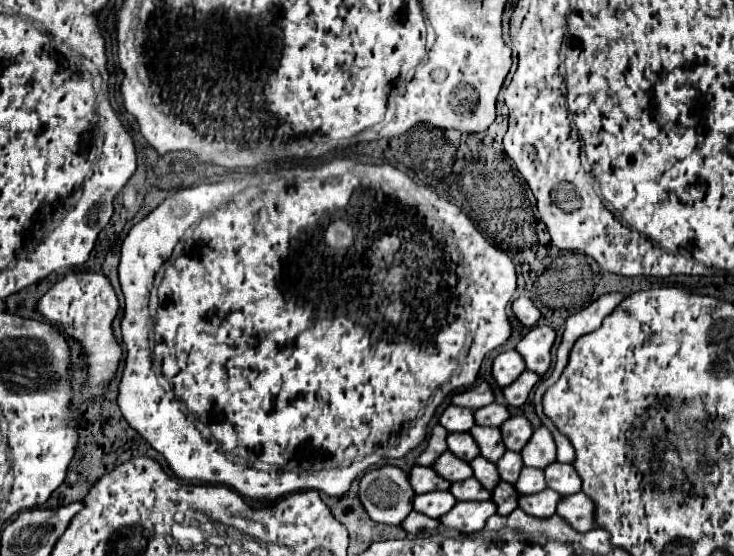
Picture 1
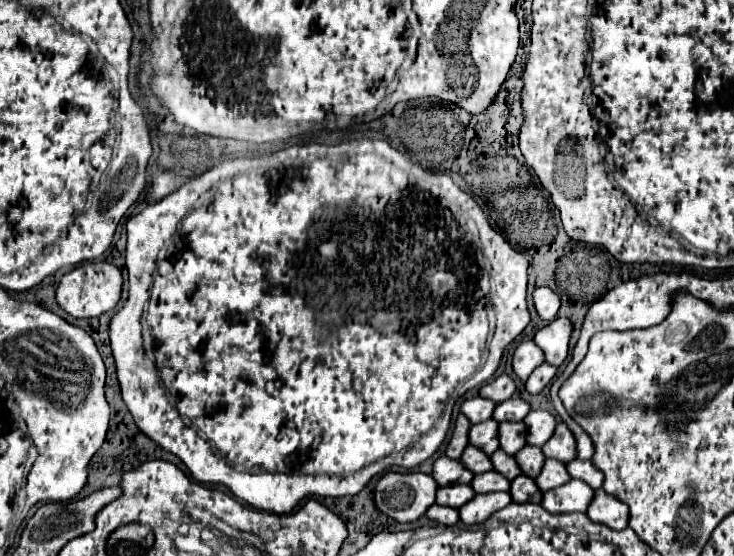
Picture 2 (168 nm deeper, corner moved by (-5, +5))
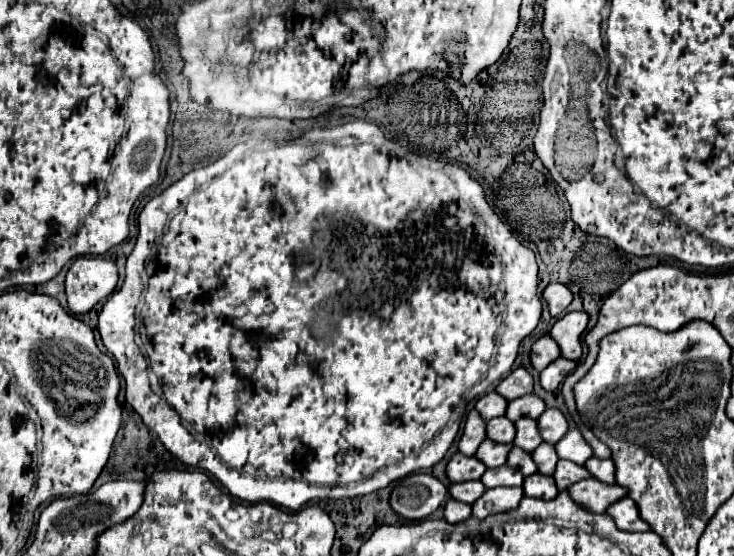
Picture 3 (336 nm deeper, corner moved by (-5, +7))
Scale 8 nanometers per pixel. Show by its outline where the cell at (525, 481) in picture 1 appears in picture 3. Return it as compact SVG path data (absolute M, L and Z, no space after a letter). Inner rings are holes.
M558 460L558 466L556 466L556 472L554 472L554 480L556 480L556 486L560 490L566 490L570 488L572 484L580 482L580 480L586 480L590 478L592 474L580 466L580 464L574 464L570 460Z

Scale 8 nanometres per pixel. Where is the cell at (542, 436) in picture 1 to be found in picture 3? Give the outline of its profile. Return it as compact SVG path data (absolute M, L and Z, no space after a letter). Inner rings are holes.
M572 428L558 444L556 444L556 452L560 458L572 460L576 464L584 464L586 460L590 460L594 456L592 448L588 446L588 442L582 438L578 428Z

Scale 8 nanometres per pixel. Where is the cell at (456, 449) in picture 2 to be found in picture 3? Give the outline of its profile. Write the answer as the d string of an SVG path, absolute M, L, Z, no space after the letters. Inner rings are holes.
M472 410L468 414L468 420L466 420L466 426L464 426L464 432L462 432L462 438L458 442L458 448L462 454L466 456L474 456L478 446L486 440L486 422L482 420L482 416Z

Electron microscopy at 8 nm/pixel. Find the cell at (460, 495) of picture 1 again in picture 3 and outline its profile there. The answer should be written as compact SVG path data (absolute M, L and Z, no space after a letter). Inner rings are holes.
M504 464L500 468L486 470L486 474L482 476L482 482L486 484L486 488L496 488L496 486L522 486L524 476L516 468L510 468L510 466Z

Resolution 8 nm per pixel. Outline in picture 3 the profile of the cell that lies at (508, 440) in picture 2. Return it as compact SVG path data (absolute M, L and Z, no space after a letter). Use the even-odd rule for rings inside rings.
M522 418L516 422L516 438L514 438L514 446L526 450L526 452L534 452L534 448L538 448L542 444L542 436L538 432L538 422L532 418Z

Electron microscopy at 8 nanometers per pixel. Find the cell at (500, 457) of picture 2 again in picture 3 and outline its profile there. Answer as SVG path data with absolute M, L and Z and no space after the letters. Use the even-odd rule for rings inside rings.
M516 446L510 450L508 466L518 468L524 476L530 476L530 474L536 474L538 472L538 466L532 460L532 454L530 452L524 452L522 448L516 448Z

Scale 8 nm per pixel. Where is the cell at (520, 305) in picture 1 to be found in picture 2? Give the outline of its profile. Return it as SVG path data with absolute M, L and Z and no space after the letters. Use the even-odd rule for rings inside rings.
M536 288L532 298L534 298L534 308L542 320L550 322L556 318L556 312L560 308L560 298L550 288Z

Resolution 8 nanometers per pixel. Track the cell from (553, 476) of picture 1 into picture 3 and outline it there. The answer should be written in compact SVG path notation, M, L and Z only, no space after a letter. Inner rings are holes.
M590 458L584 464L594 478L606 482L606 484L616 484L616 466L612 460L600 460L600 458Z

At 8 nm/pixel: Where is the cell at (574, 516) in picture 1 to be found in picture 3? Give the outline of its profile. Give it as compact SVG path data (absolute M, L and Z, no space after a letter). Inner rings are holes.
M626 496L626 500L620 500L618 504L614 504L614 508L610 508L608 514L614 518L614 522L620 530L626 530L626 532L648 532L648 530L652 530L648 526L648 522L642 522L636 502L632 502L632 498L628 498L628 496Z

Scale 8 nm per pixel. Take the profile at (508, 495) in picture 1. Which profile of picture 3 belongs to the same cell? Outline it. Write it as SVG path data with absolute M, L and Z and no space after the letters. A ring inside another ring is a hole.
M534 474L524 480L524 494L530 498L542 498L542 500L552 500L558 494L558 488L554 484L552 476L544 474Z

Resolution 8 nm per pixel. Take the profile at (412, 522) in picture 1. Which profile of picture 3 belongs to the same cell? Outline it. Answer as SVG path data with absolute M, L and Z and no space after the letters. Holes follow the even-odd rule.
M448 500L448 502L446 502L444 518L446 518L450 524L468 520L470 516L472 516L472 506L470 506L470 504L462 504L462 502L458 502L458 500Z

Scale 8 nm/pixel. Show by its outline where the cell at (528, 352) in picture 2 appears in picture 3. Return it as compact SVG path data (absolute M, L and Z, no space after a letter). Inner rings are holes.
M542 336L534 346L532 346L532 364L538 372L542 372L552 360L560 358L560 346L552 336Z

